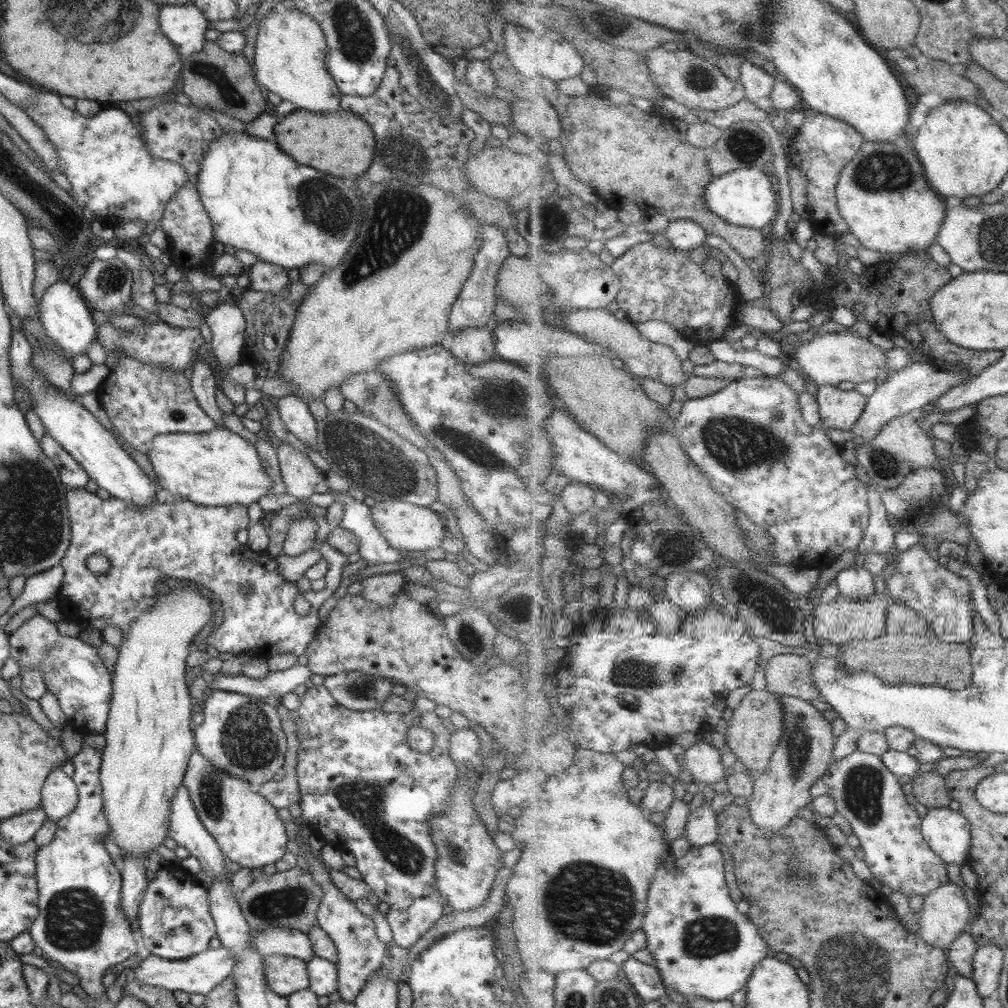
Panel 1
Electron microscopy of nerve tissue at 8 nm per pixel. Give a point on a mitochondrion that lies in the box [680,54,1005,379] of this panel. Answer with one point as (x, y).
(880, 172)

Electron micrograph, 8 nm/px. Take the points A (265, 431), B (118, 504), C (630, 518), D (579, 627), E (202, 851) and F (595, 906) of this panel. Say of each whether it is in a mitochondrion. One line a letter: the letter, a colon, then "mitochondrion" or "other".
A: other
B: other
C: other
D: other
E: other
F: mitochondrion

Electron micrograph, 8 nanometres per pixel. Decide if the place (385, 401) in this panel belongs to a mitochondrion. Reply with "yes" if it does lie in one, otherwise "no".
yes

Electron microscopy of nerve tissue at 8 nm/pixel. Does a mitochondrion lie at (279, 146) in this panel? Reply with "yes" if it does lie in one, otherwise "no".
no

